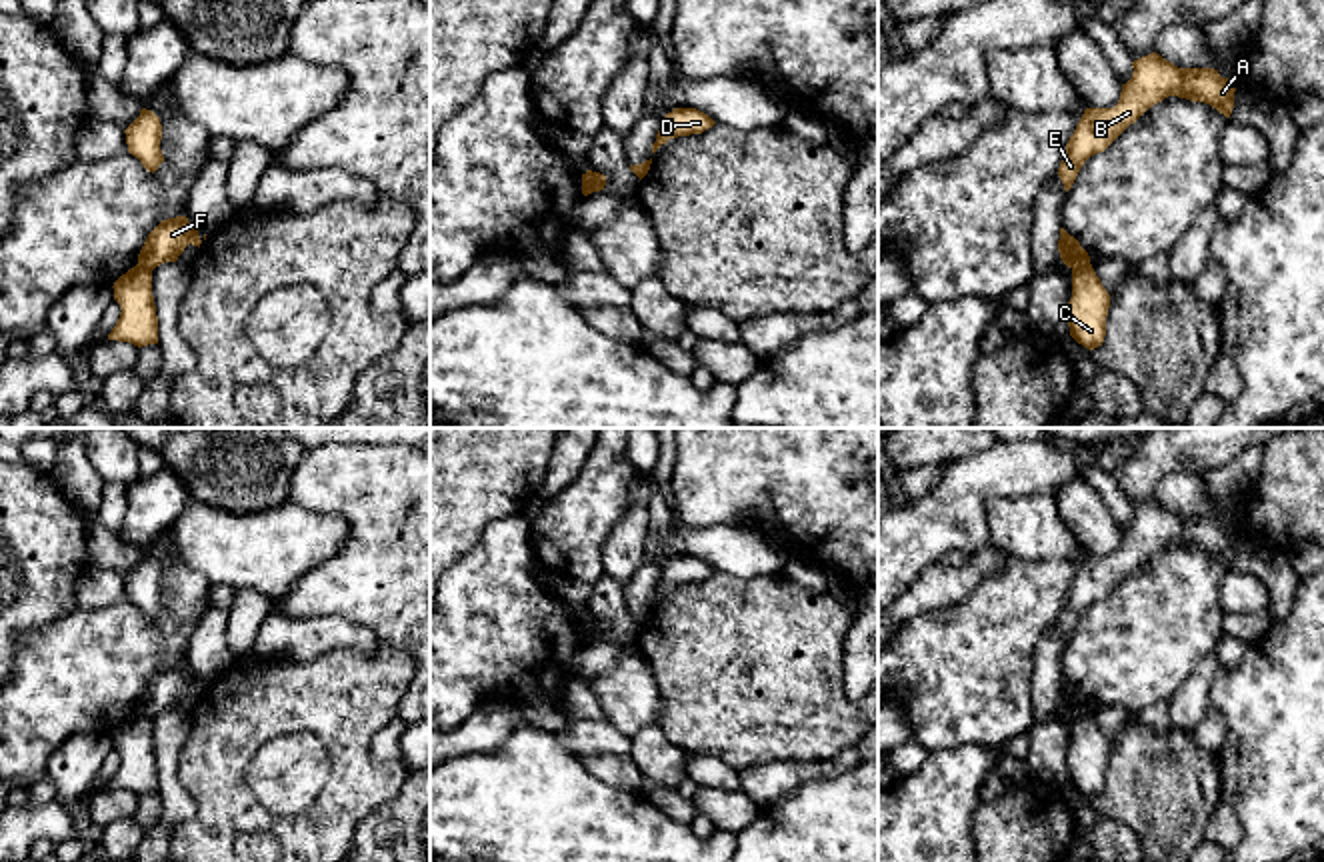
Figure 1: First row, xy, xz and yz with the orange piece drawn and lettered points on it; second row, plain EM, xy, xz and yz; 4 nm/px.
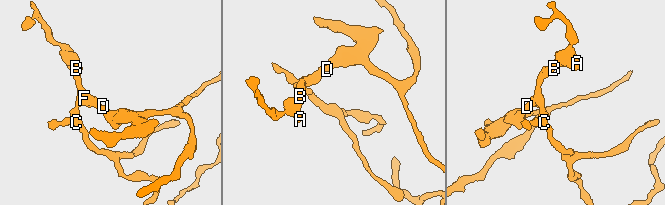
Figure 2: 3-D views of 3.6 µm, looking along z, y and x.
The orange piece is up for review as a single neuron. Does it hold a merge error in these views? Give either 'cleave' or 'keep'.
cleave

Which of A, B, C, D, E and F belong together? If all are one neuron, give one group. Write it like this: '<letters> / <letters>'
A B D E F / C

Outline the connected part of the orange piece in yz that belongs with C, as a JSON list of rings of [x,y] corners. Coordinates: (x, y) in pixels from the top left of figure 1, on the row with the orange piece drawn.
[[[1092,264],[1072,268],[1072,298],[1068,302],[1070,336],[1088,350],[1102,346],[1110,294]]]

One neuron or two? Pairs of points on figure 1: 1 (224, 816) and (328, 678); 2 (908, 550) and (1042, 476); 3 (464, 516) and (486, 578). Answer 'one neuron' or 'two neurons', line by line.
1: one neuron
2: one neuron
3: two neurons

